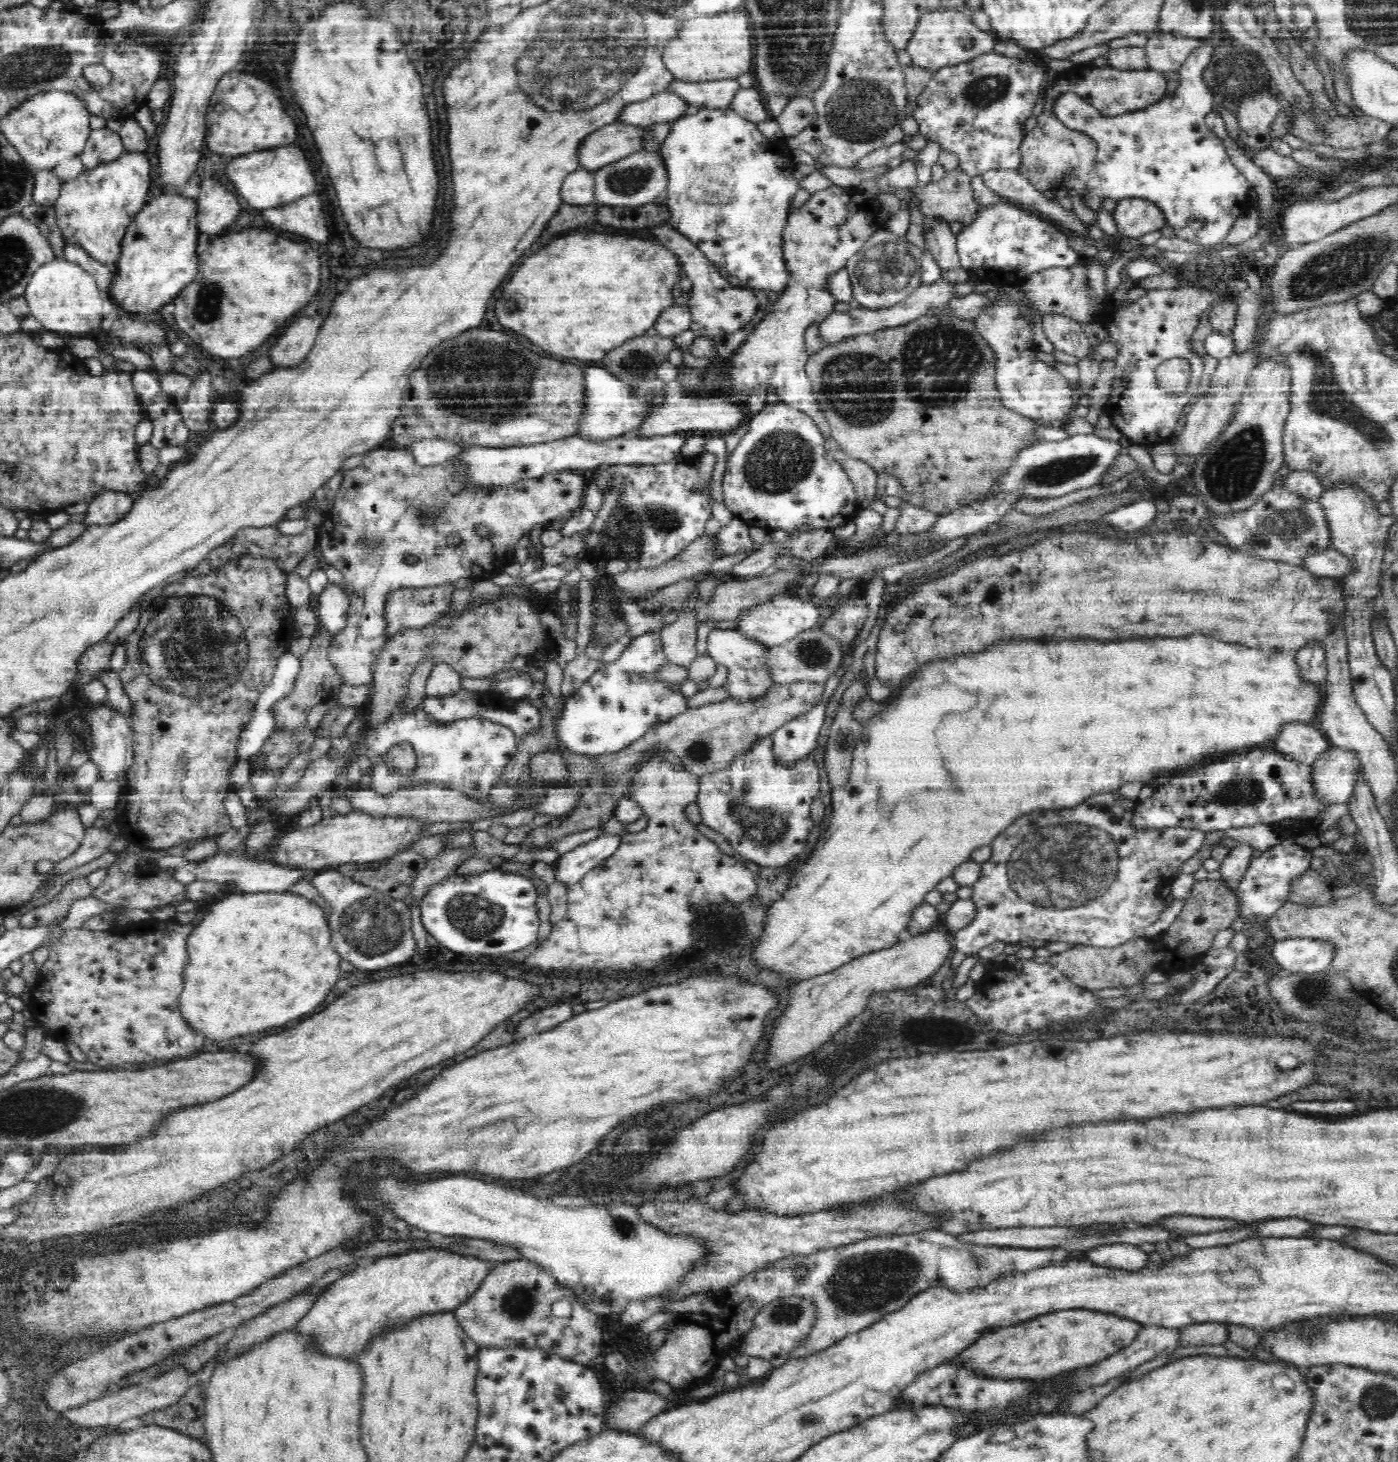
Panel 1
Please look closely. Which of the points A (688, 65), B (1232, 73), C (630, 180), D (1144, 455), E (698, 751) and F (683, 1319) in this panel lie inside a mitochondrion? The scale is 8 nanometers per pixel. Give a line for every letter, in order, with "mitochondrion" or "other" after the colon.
A: other
B: mitochondrion
C: mitochondrion
D: other
E: mitochondrion
F: other

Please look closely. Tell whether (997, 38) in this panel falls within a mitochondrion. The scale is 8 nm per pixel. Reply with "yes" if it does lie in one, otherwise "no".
no

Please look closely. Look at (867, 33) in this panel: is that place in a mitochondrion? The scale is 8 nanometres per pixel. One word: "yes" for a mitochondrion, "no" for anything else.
no

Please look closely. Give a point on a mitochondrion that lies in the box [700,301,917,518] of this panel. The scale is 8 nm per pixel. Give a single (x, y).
(780, 459)

